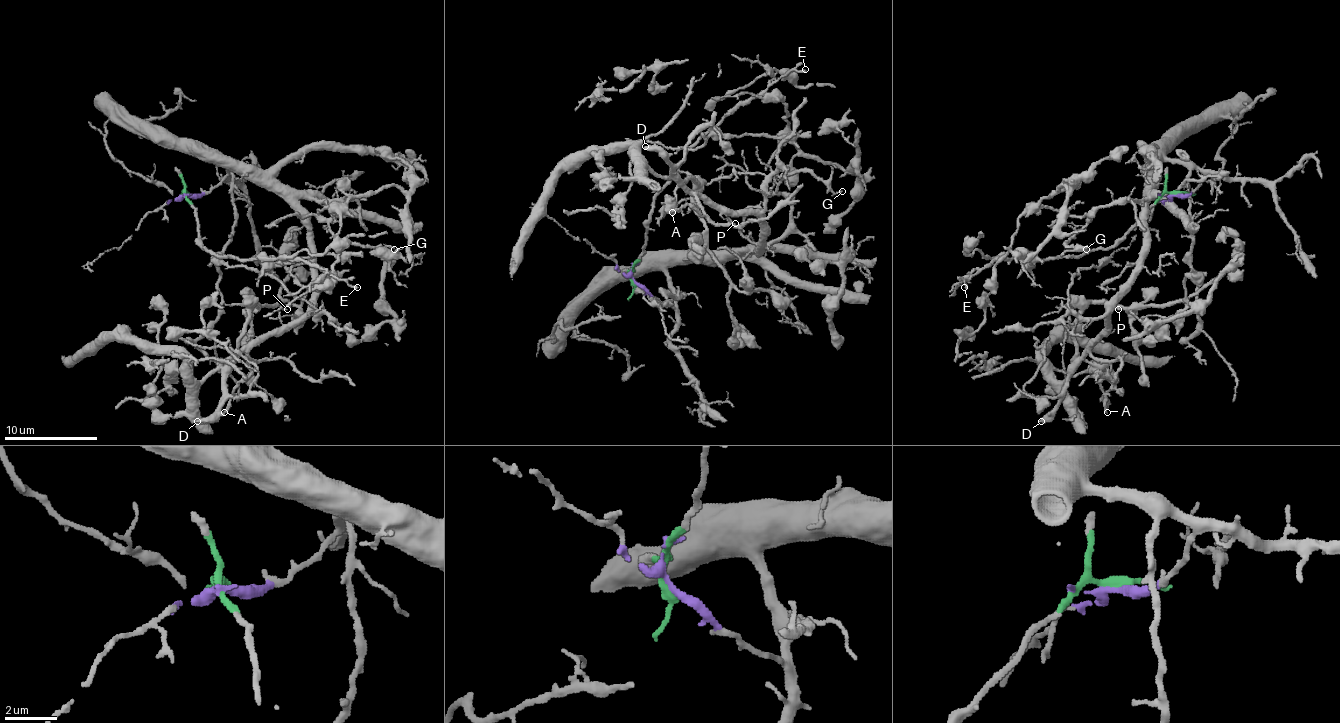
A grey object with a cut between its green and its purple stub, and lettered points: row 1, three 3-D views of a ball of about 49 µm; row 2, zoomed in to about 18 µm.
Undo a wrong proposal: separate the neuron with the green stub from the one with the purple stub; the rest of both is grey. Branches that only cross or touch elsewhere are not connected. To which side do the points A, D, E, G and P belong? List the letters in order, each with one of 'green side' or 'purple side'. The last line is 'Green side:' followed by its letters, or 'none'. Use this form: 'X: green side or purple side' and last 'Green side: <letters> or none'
A: purple side
D: purple side
E: green side
G: purple side
P: purple side
Green side: E

